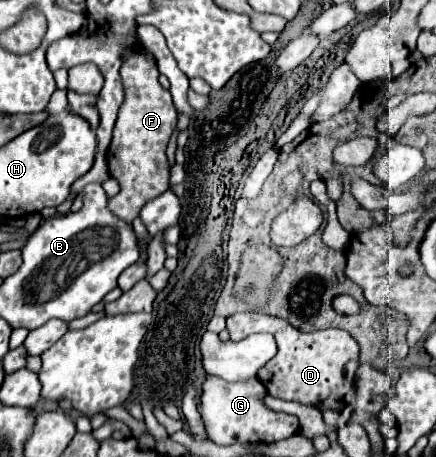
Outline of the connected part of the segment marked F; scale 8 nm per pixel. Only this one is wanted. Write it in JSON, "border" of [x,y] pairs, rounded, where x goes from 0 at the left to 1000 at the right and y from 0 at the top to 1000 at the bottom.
{"border":[[[298,118],[275,153],[289,197],[289,232],[275,232],[266,293],[243,333],[248,372],[252,385],[275,398],[275,425],[252,433],[248,451],[257,464],[266,464],[266,473],[303,486],[335,442],[390,411],[390,359],[381,346],[381,319],[394,284],[404,280],[404,236],[394,228],[390,201],[367,188],[367,158],[349,131],[335,131],[326,118]]]}

